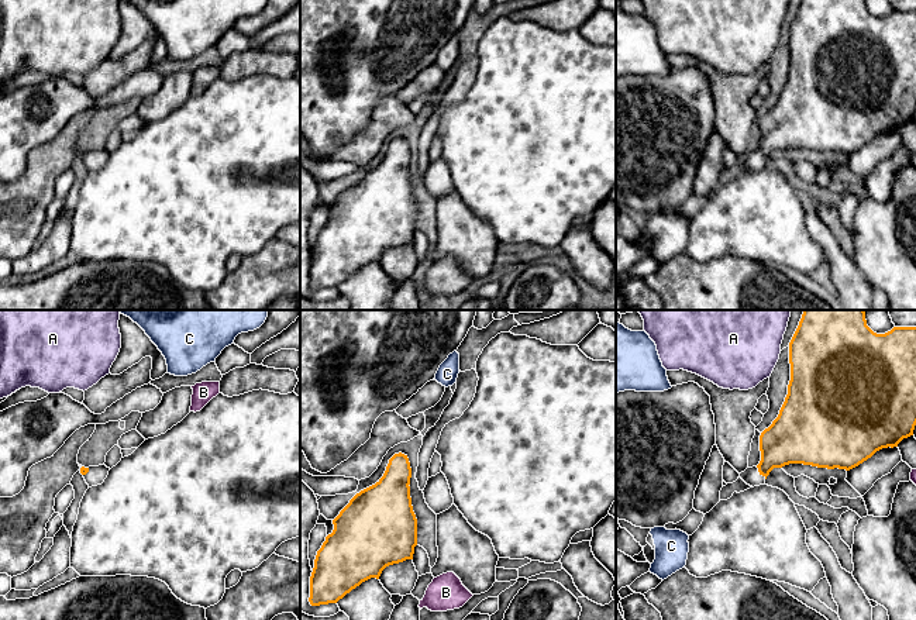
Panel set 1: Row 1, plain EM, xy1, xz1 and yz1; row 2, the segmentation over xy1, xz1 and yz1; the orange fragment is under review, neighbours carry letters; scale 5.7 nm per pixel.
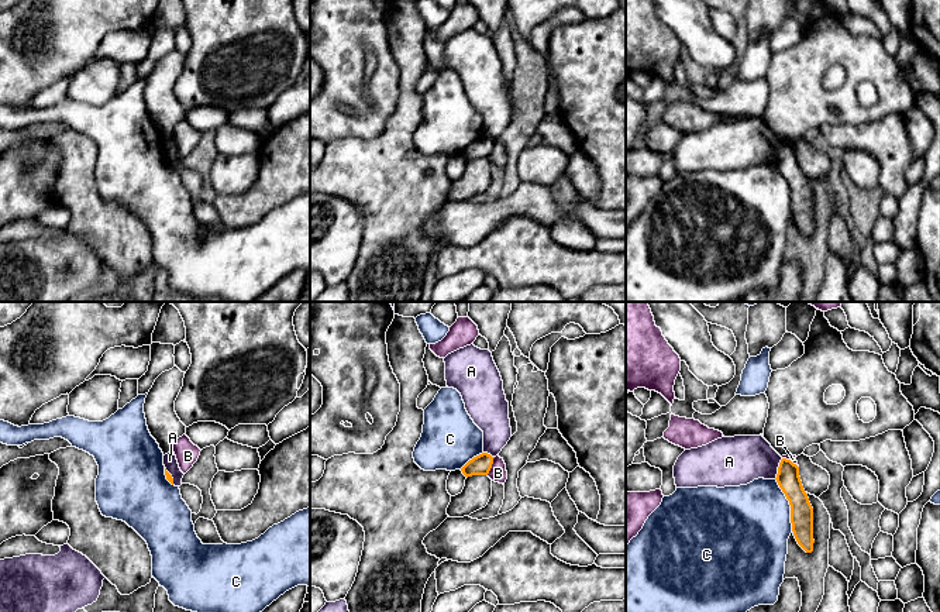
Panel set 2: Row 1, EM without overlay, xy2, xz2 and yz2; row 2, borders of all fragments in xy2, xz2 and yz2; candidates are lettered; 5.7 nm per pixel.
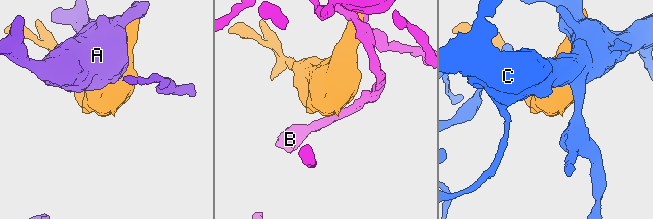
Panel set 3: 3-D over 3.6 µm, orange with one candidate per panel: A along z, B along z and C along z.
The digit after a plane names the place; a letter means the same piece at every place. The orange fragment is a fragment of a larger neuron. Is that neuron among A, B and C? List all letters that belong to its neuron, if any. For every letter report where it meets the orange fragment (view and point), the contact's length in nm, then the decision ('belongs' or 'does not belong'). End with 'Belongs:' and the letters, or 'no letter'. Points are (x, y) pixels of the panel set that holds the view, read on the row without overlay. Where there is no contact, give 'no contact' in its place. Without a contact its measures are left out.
A: yz2 (778, 152) | 130 nm | does not belong
B: xz2 (491, 150) | 120 nm | does not belong
C: yz2 (789, 188) | 320 nm | does not belong
Belongs: no letter

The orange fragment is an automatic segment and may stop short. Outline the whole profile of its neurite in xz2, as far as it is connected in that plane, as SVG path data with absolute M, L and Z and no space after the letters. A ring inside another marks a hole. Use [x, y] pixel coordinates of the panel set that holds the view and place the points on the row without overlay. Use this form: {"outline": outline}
{"outline": "M482 137L476 141L474 141L472 144L469 144L462 152L462 158L468 162L472 159L488 159L492 148L493 148L493 142L490 138L488 137Z"}

